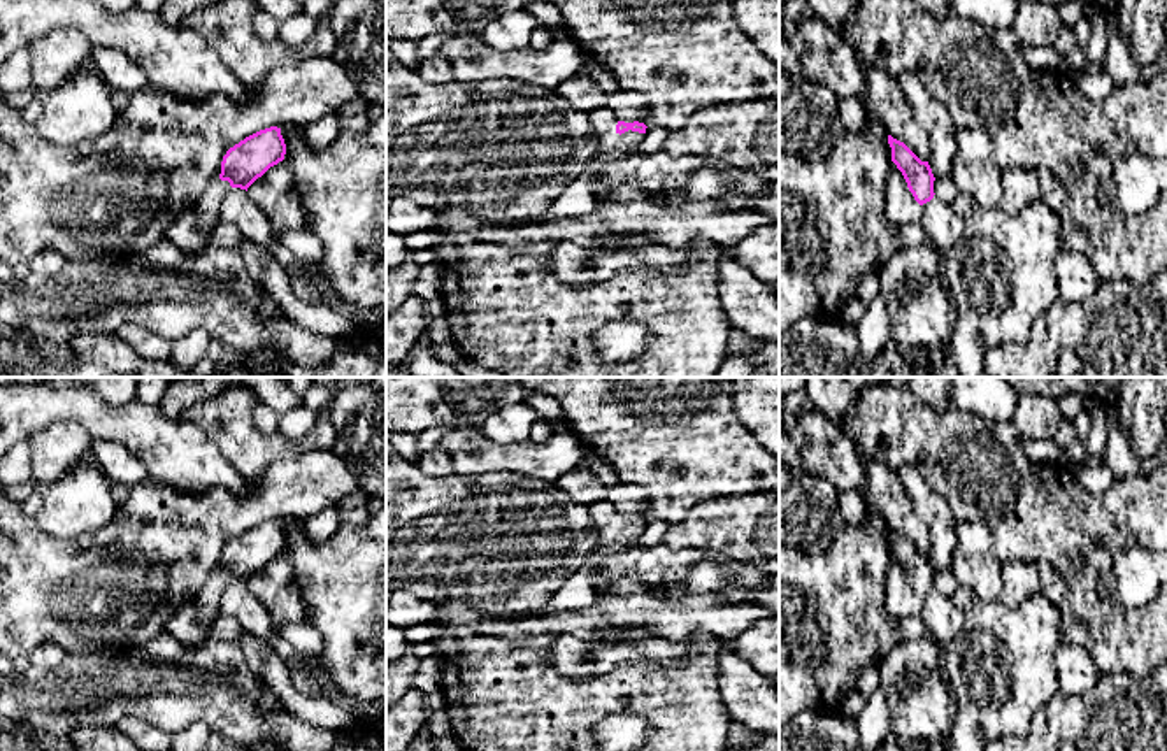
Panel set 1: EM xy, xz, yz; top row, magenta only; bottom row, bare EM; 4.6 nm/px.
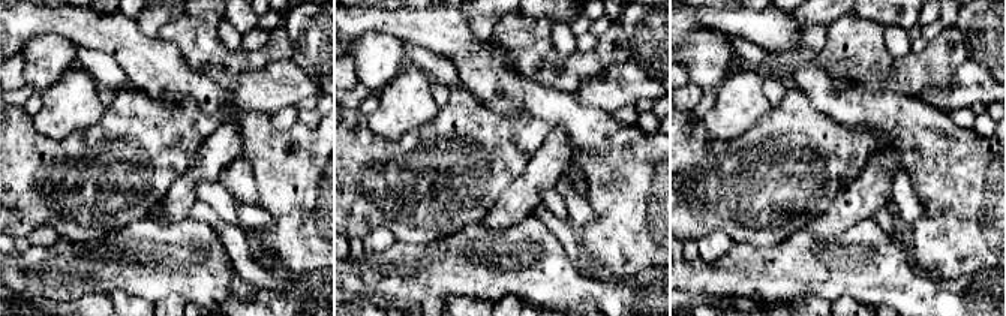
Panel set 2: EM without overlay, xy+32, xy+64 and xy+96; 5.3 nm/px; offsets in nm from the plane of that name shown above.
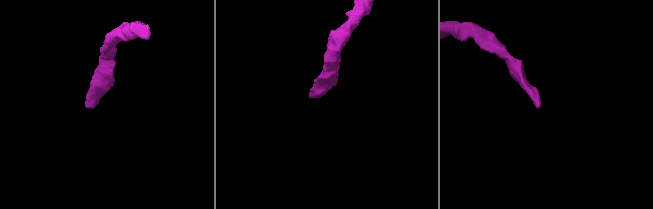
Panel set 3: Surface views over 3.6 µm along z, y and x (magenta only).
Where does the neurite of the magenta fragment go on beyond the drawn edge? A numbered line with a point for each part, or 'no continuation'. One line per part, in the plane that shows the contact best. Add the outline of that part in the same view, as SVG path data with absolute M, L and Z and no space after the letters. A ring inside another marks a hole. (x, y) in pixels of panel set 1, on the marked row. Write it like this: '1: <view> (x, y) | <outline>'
1: xz (604, 121) | M609 107L590 112L590 123L598 144L598 153L621 151L630 154L634 153L634 147L642 140L644 133L632 130L619 135L616 132L618 121L619 119Z

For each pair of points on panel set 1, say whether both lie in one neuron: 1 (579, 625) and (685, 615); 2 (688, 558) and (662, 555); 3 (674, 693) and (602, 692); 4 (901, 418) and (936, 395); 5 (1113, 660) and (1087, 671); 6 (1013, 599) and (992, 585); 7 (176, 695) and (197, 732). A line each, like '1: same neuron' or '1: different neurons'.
1: same neuron
2: same neuron
3: same neuron
4: different neurons
5: different neurons
6: different neurons
7: different neurons

